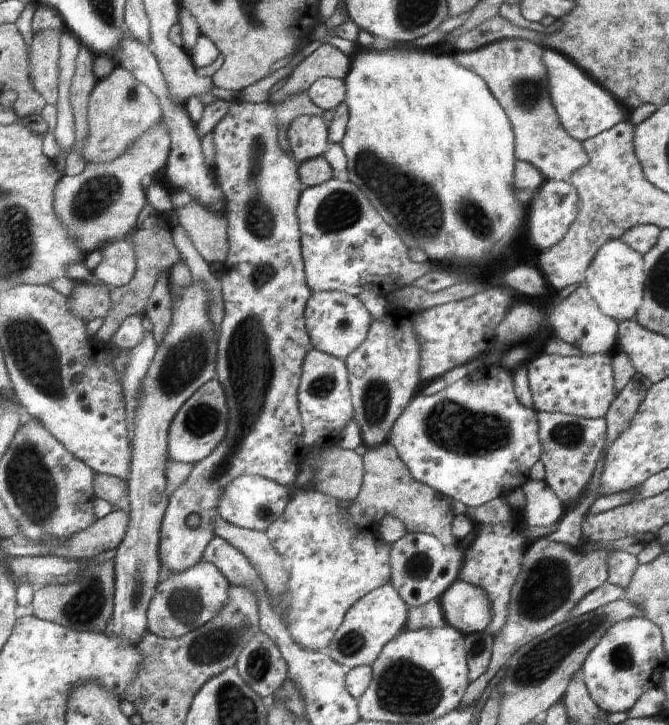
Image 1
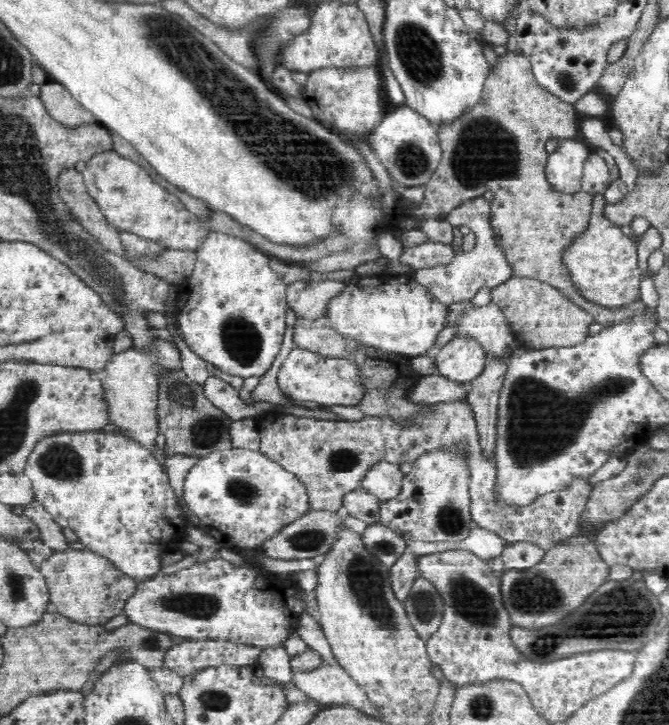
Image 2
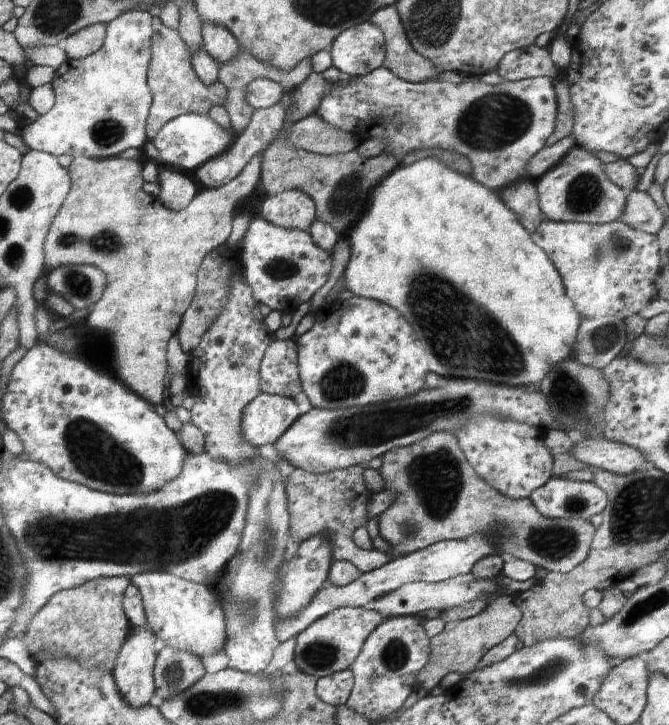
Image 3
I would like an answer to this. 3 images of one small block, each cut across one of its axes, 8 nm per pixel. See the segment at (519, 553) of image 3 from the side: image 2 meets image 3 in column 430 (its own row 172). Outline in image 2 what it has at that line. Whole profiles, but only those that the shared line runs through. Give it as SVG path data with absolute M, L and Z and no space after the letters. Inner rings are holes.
M507 51L504 56L500 56L497 59L498 64L492 66L492 70L488 70L486 84L483 85L482 96L479 98L478 104L464 109L454 121L447 121L446 124L439 125L437 135L439 136L439 143L442 149L441 162L438 163L437 170L433 172L433 176L429 182L423 184L425 186L425 197L422 202L419 203L418 208L415 209L413 218L416 219L418 223L420 221L425 221L426 219L442 220L442 218L445 218L446 215L450 214L450 212L457 206L460 206L463 202L472 200L474 197L483 196L483 194L486 194L486 192L490 190L493 194L493 200L490 202L491 232L493 232L495 244L497 244L499 250L502 250L503 258L506 258L507 266L511 268L511 271L516 278L540 280L554 286L556 289L560 289L566 297L570 298L570 301L574 302L574 305L581 306L586 312L593 314L594 320L605 327L622 322L623 320L626 320L626 318L634 317L636 316L636 313L642 313L643 310L646 310L646 306L641 299L632 301L631 304L620 306L619 308L609 308L609 306L598 305L593 301L588 301L578 290L577 284L575 284L573 278L571 278L570 270L564 263L564 252L566 252L566 250L568 250L582 234L585 234L586 228L589 227L593 211L593 195L582 190L570 194L553 188L553 185L547 180L545 173L545 166L549 155L545 146L550 136L556 136L556 138L574 138L574 136L576 136L576 118L574 118L574 115L577 114L577 110L574 108L573 104L561 102L561 100L558 100L554 95L549 94L539 86L538 81L534 78L533 71L531 70L530 60L522 53L517 54L512 51Z

